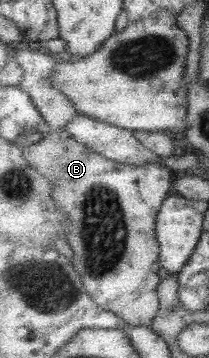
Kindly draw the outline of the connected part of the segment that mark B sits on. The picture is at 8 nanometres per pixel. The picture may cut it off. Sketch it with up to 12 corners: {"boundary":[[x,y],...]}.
{"boundary":[[67,130],[24,157],[54,183],[91,298],[160,311],[159,163],[110,161]]}

